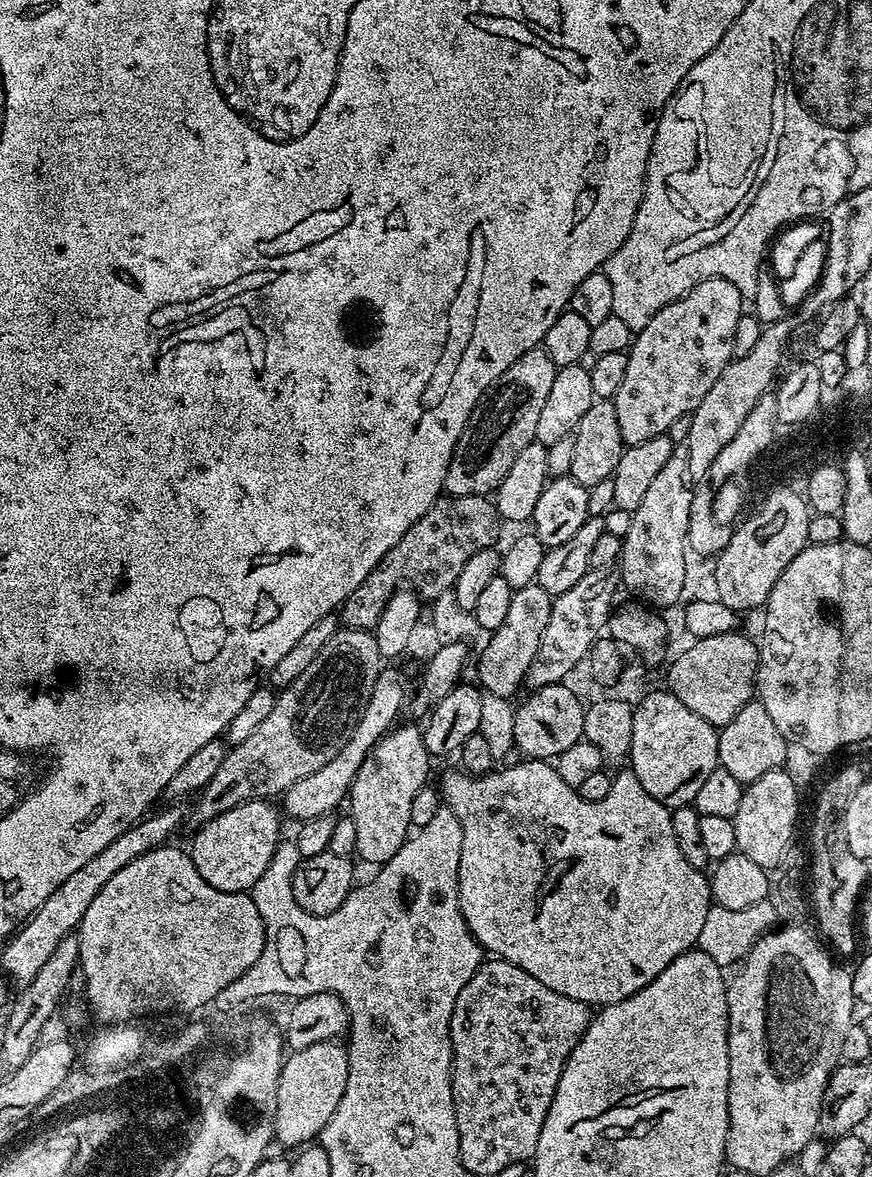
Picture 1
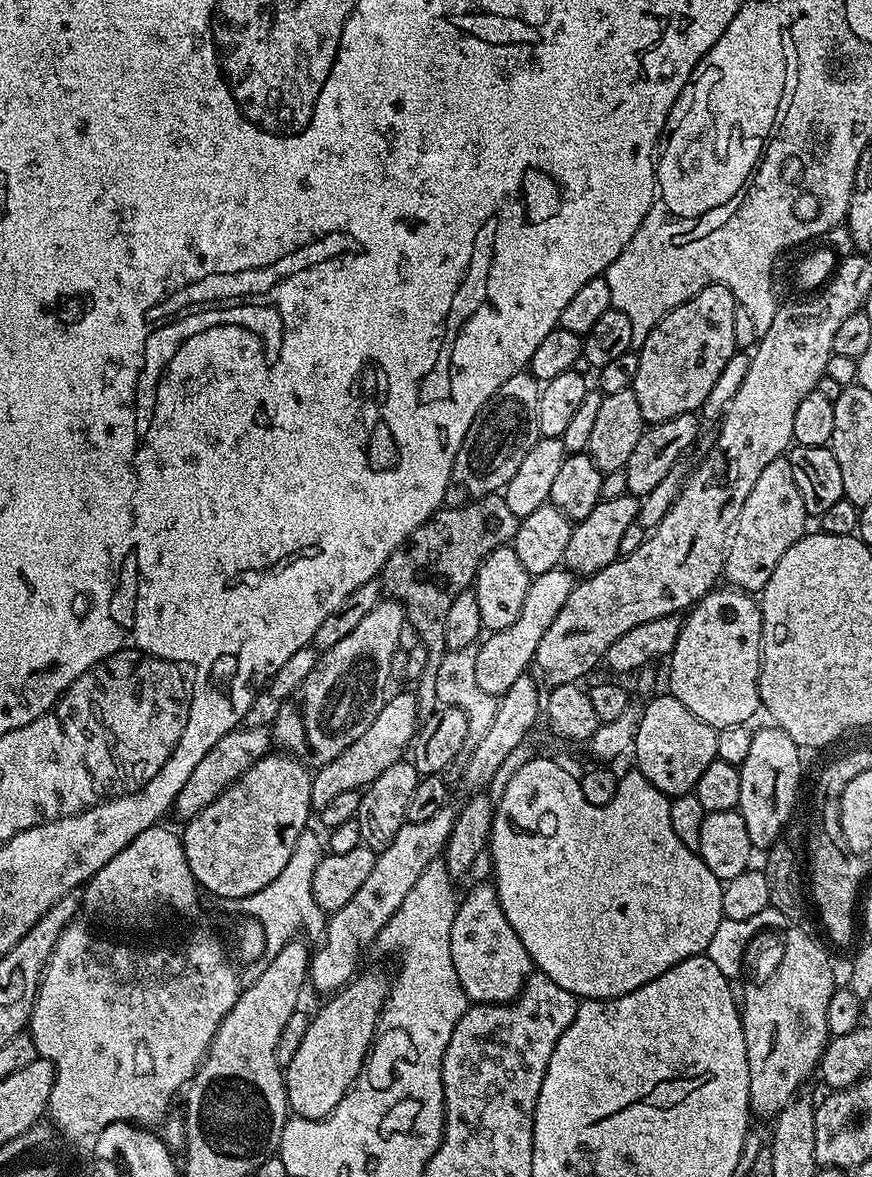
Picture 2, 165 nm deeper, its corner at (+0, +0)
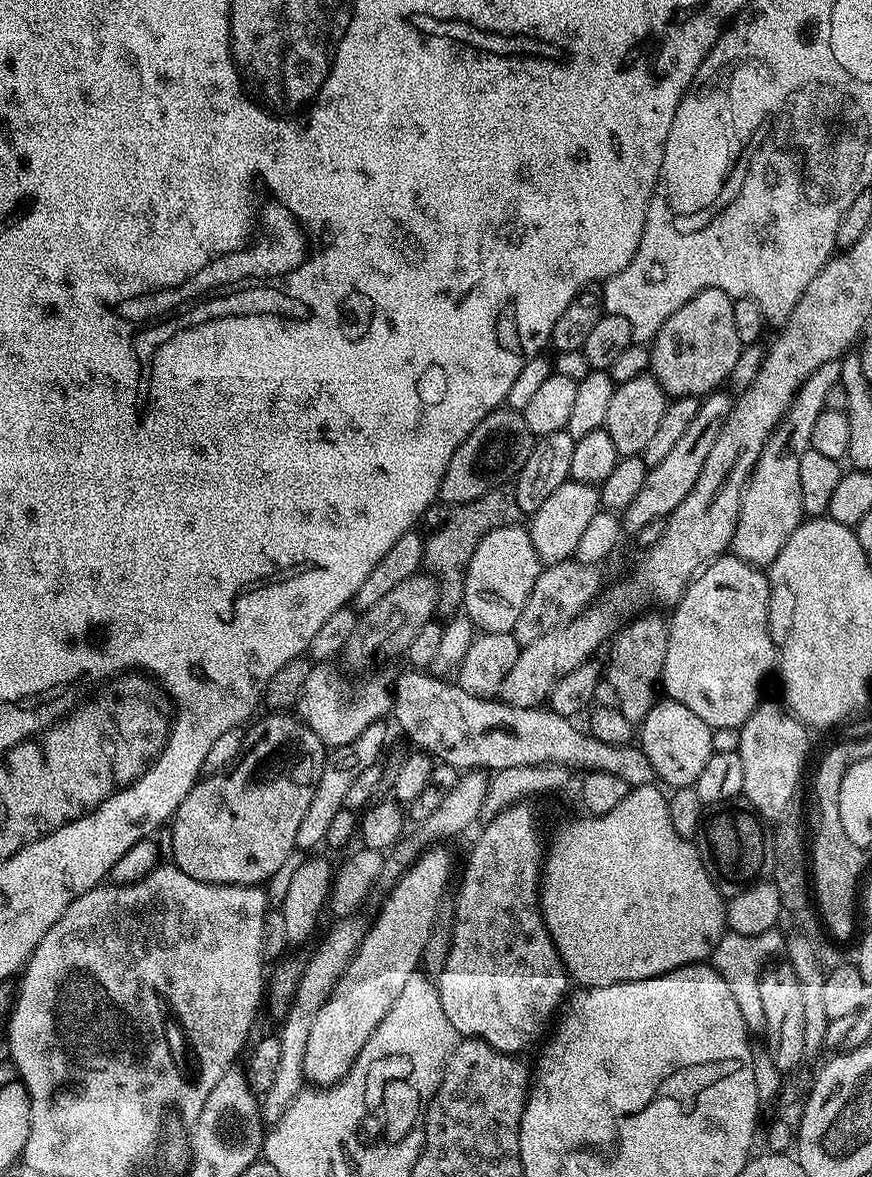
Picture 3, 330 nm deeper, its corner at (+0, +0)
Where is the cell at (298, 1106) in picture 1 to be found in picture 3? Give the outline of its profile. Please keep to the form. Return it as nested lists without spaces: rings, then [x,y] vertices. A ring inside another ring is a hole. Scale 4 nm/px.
[[[447,847],[425,848],[387,891],[385,896],[388,897],[376,921],[367,925],[356,956],[350,966],[346,966],[330,998],[326,998],[326,1006],[322,1006],[310,1030],[304,1063],[304,1078],[309,1085],[331,1086],[351,1070],[358,1054],[362,1054],[362,1046],[370,1042],[370,1034],[378,1030],[378,1022],[390,1014],[406,982],[417,975],[422,950],[426,950],[426,938],[430,938],[430,930],[434,930],[434,918],[440,905],[445,903],[444,891],[452,880],[452,856],[444,848]]]

